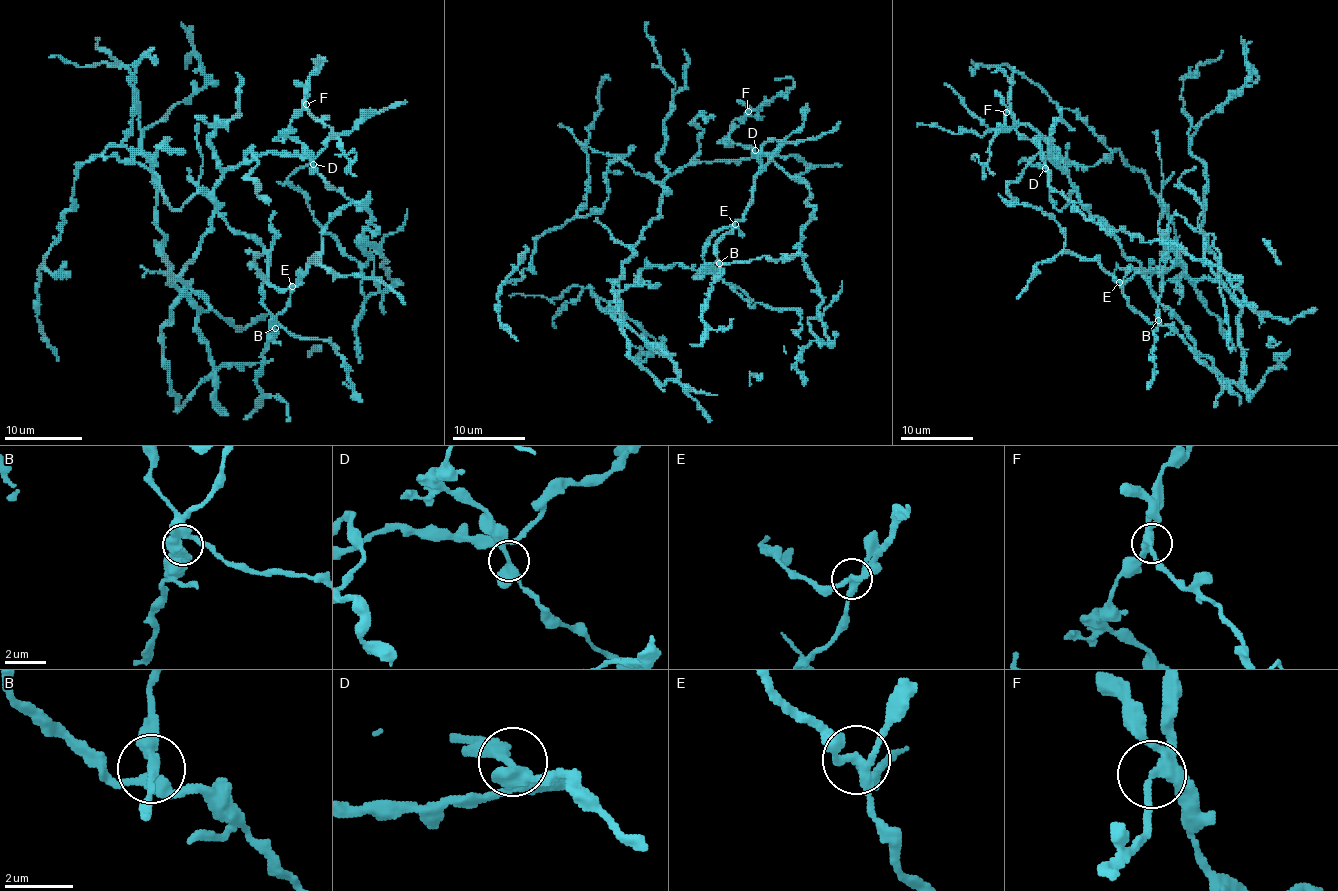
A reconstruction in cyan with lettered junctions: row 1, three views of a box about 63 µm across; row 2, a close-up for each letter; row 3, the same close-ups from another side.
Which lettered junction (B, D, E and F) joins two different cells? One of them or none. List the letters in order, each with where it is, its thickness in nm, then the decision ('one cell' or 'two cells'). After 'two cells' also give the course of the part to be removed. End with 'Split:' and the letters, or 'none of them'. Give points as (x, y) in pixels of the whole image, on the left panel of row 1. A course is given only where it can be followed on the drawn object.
B: place (275, 328); calibre 320 nm; one cell
D: place (313, 164); calibre 280 nm; one cell
E: place (292, 286); calibre 260 nm; two cells; course (292, 287), (319, 256), (321, 263), (337, 273), (378, 277), (403, 304)
F: place (306, 104); calibre 300 nm; one cell
Split: E

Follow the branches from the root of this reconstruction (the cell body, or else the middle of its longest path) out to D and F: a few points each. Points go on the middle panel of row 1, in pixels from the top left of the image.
D: (684, 167), (702, 161), (753, 158), (755, 150)
F: (684, 167), (753, 158), (751, 149), (730, 138), (731, 123), (748, 111)

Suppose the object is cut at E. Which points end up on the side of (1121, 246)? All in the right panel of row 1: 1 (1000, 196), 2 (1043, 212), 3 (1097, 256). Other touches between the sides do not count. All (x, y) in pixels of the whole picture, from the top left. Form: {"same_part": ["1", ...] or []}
{"same_part": []}

